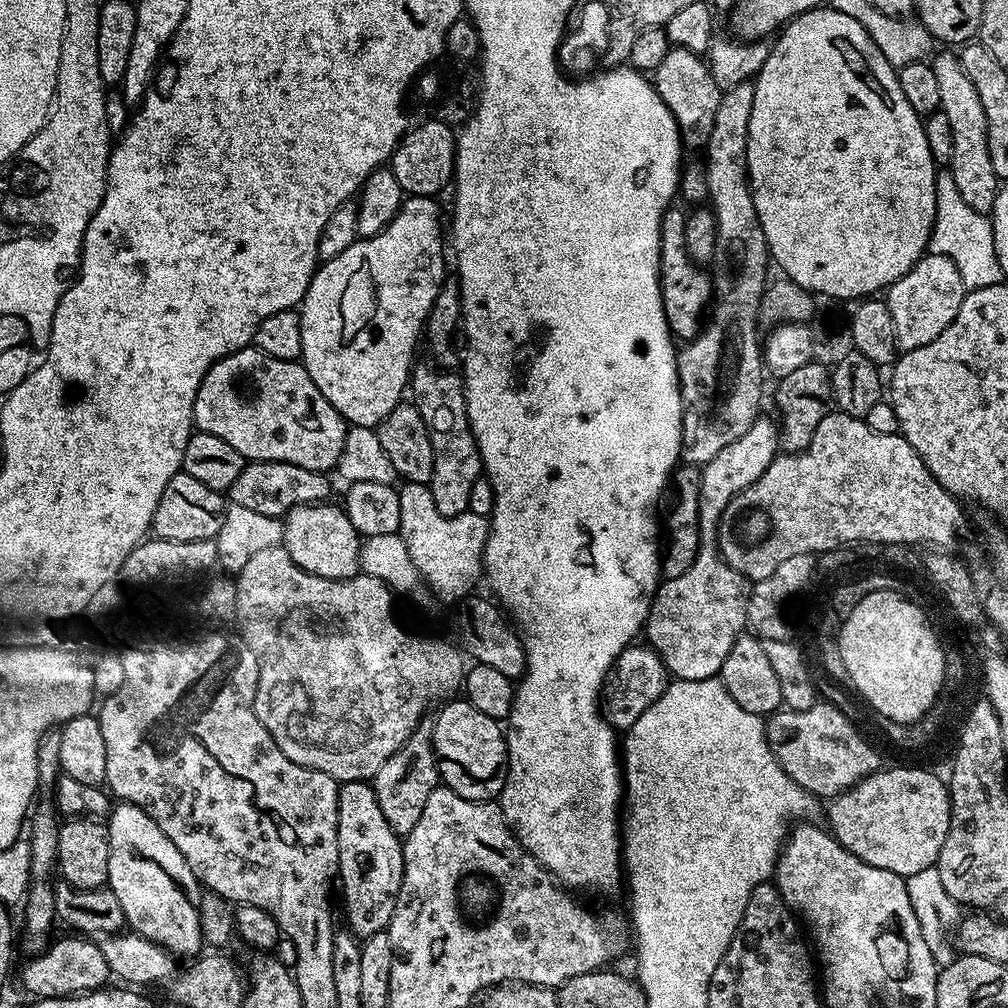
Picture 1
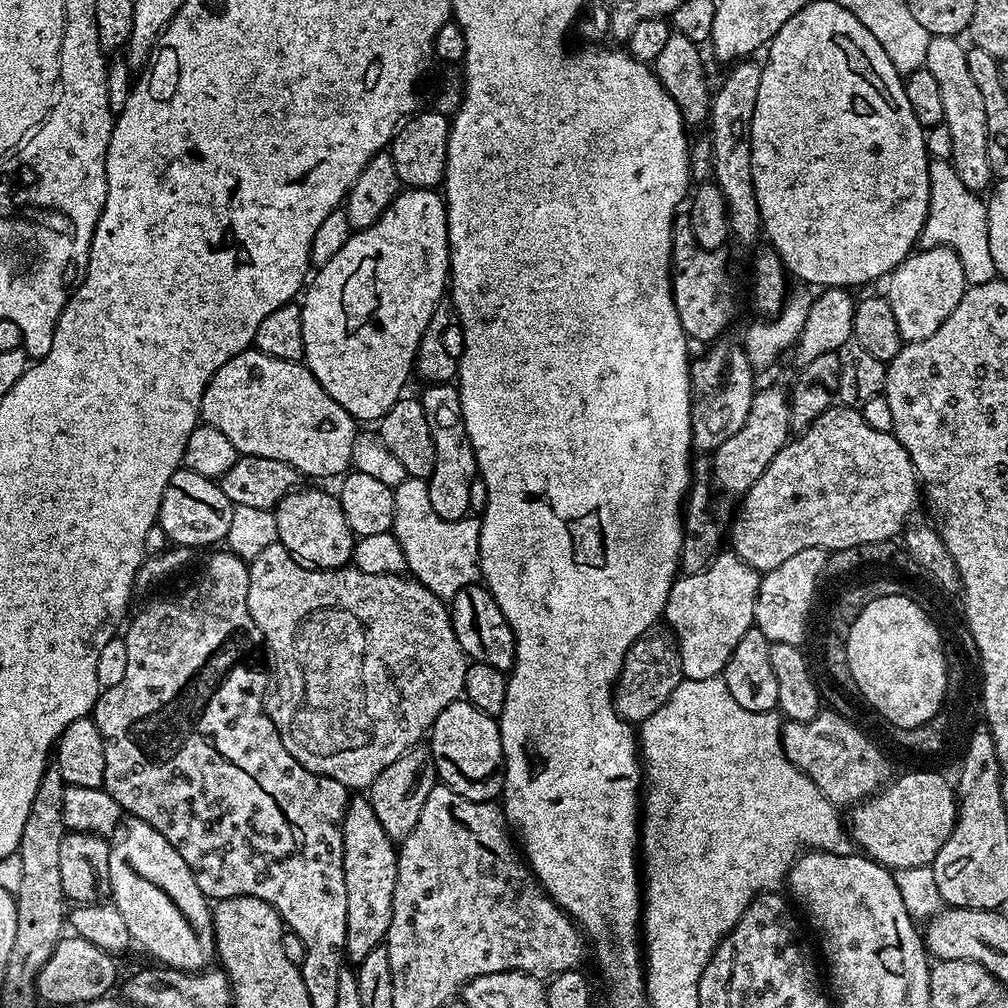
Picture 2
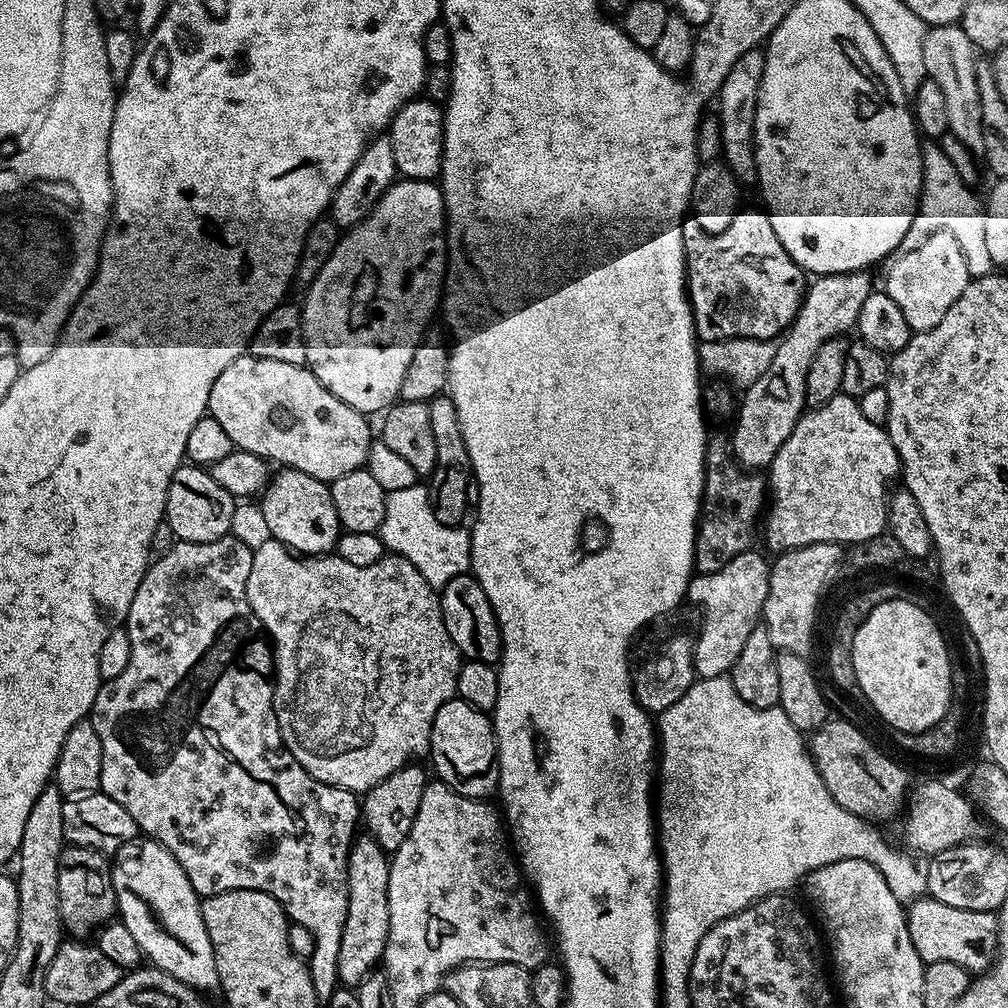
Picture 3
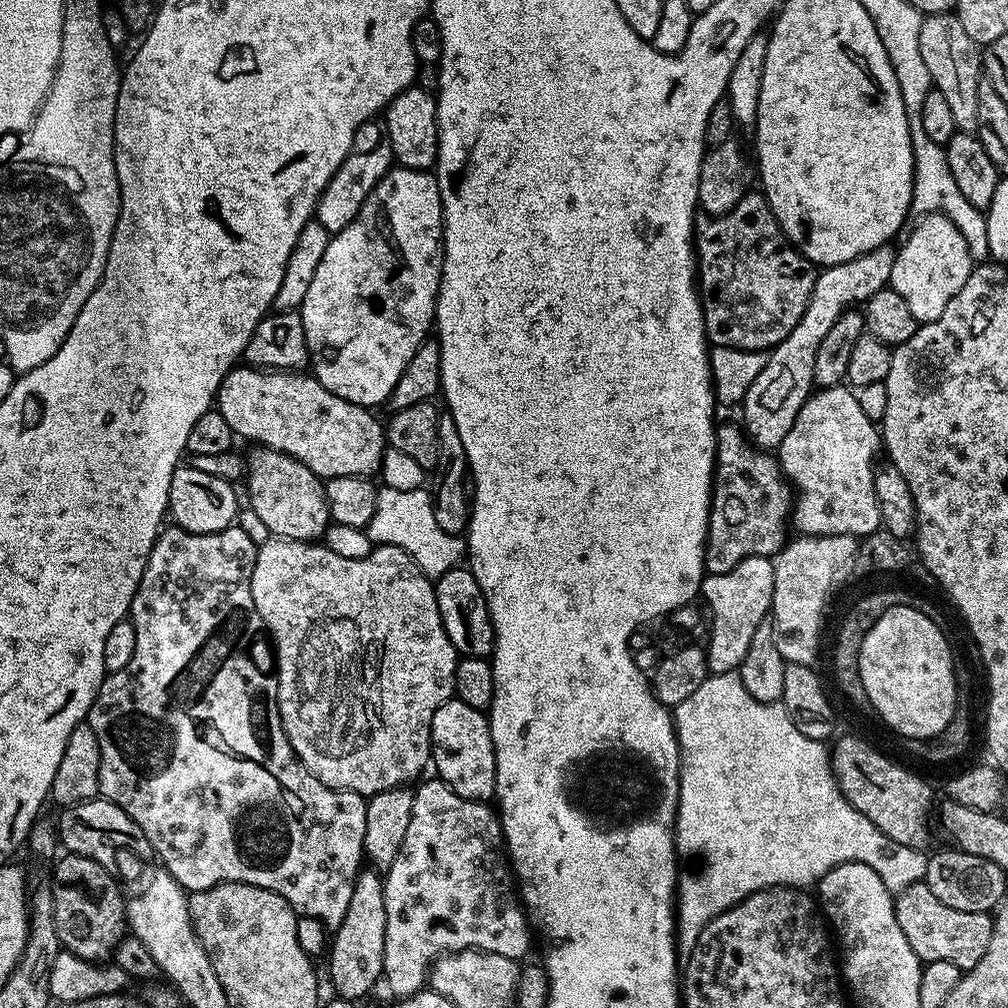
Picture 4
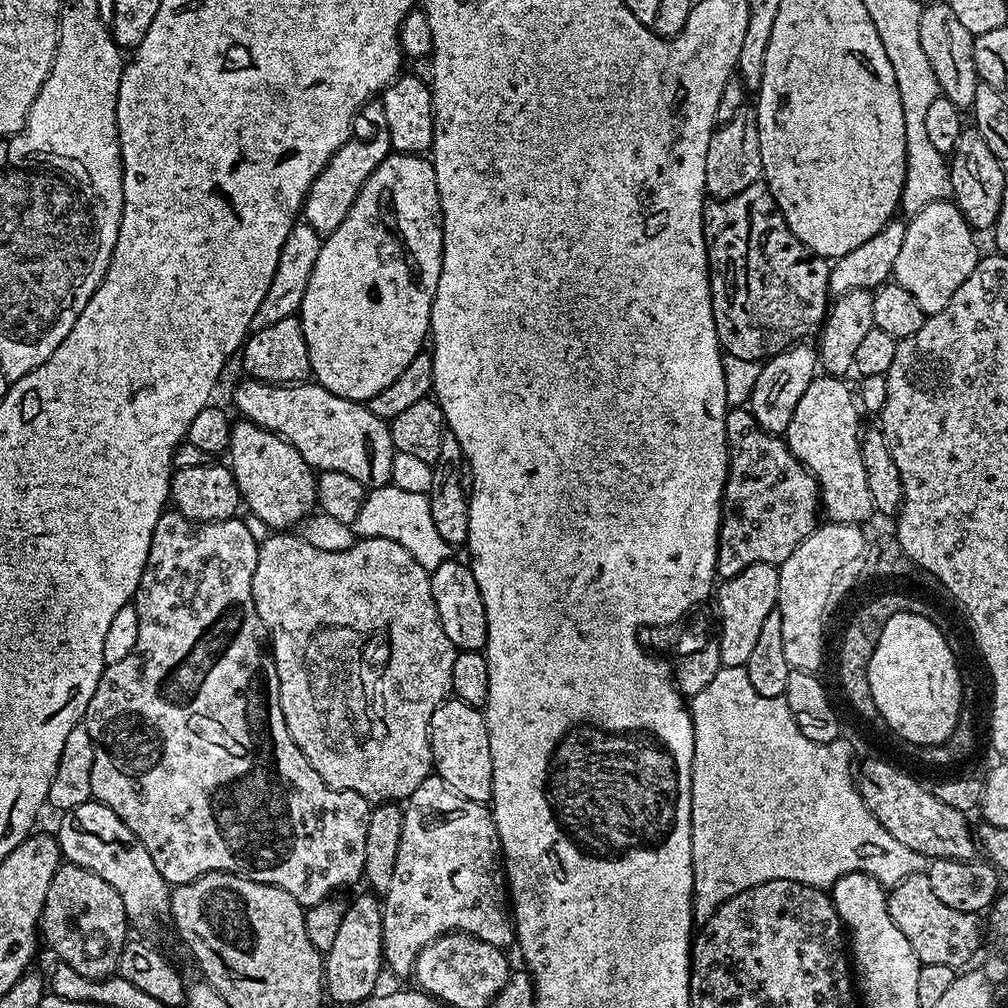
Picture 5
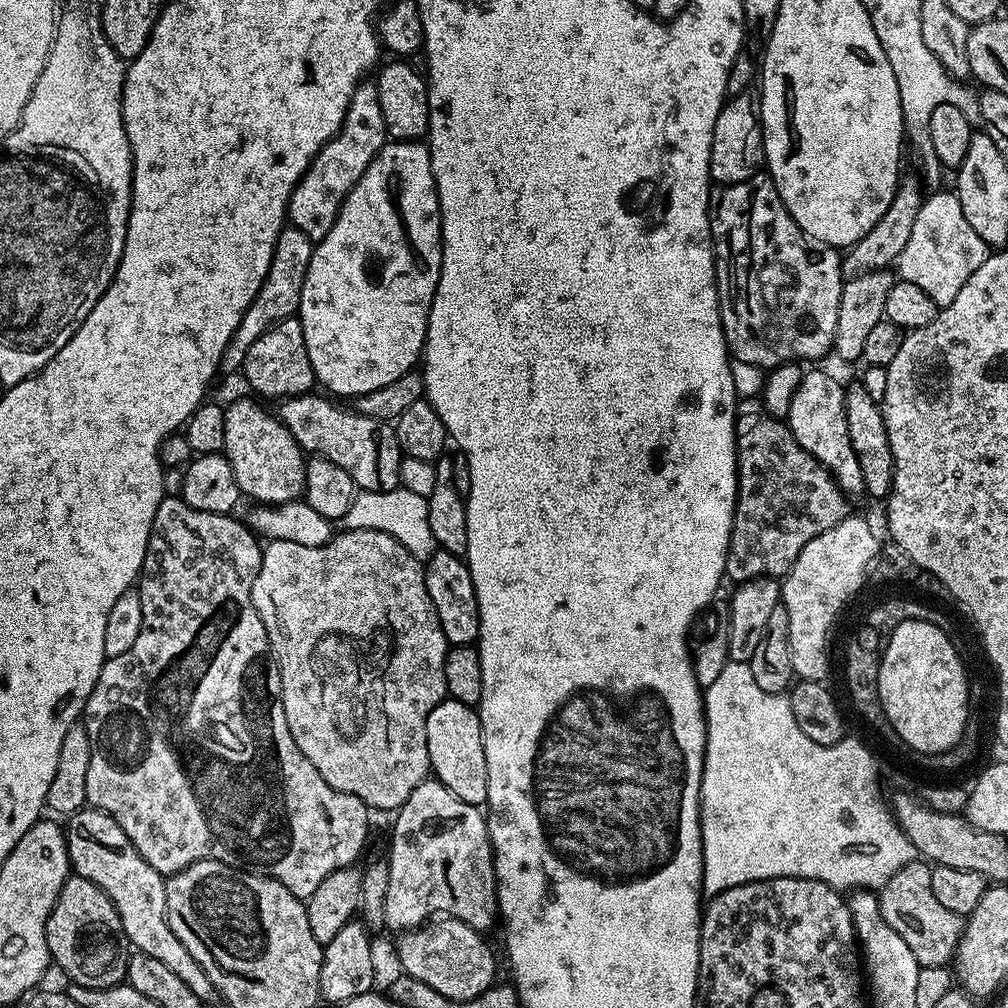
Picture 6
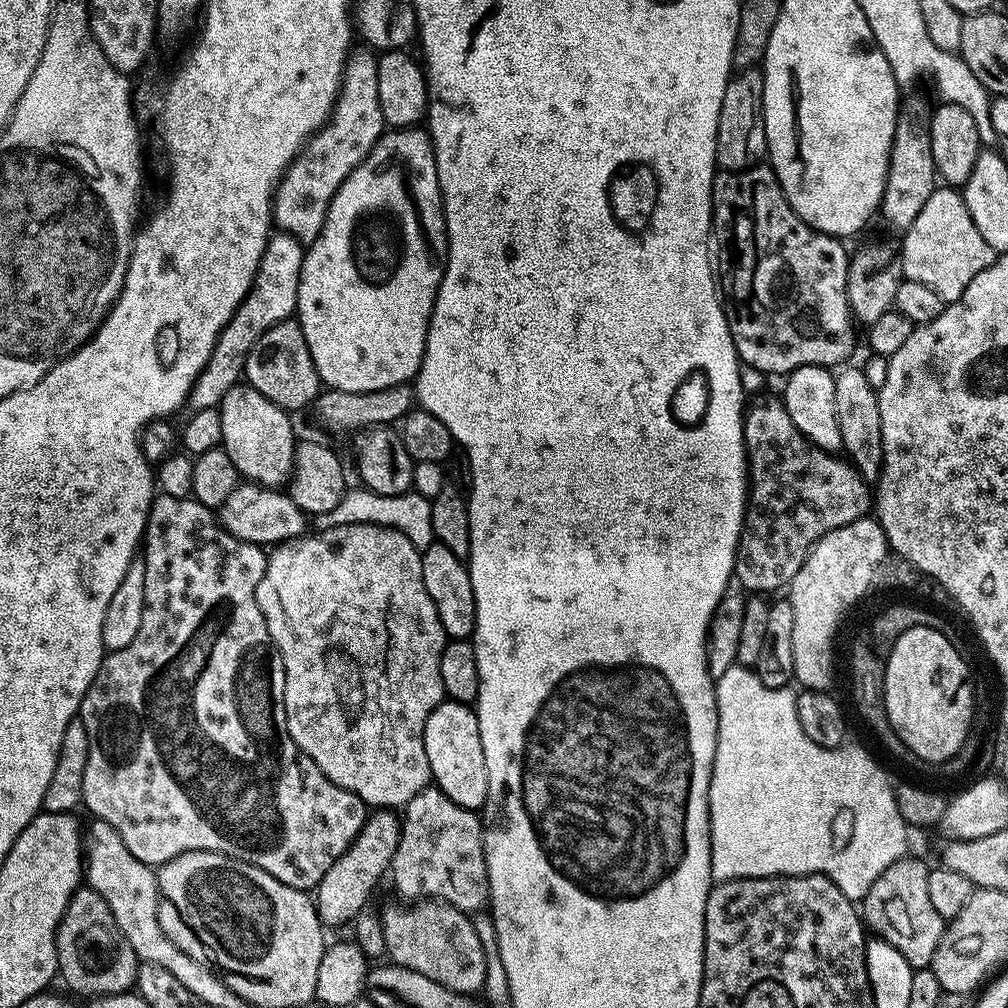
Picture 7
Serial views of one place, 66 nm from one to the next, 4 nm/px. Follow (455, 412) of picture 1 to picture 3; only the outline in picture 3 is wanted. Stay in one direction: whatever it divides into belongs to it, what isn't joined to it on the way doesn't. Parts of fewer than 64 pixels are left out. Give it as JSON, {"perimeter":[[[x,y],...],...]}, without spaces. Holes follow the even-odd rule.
{"perimeter":[[[441,394],[427,403],[430,410],[430,427],[434,433],[434,446],[438,449],[438,462],[434,462],[434,470],[427,485],[430,502],[434,510],[434,518],[443,524],[463,525],[464,515],[469,515],[470,505],[466,500],[466,486],[472,479],[472,463],[466,450],[466,442],[462,438],[462,426],[458,426],[458,410],[451,396]]]}

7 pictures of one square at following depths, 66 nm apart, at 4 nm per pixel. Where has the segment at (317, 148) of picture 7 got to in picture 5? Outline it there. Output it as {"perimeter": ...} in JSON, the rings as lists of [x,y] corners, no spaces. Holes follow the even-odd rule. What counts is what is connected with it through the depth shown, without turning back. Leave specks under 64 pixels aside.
{"perimeter":[[[380,103],[365,104],[360,110],[359,119],[365,120],[370,127],[376,129],[365,140],[350,138],[346,141],[332,155],[330,162],[318,174],[318,178],[314,178],[304,199],[303,223],[309,224],[322,238],[334,234],[334,230],[338,230],[338,226],[342,226],[342,222],[346,222],[346,218],[350,214],[350,206],[354,206],[354,198],[358,198],[366,178],[370,178],[370,174],[374,174],[376,167],[392,152],[390,134],[386,126],[386,114]]]}

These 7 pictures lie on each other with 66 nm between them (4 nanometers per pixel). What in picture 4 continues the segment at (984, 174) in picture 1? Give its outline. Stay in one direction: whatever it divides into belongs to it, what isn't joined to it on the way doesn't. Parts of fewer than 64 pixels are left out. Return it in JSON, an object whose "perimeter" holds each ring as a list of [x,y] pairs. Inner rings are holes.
{"perimeter":[[[939,12],[924,16],[918,30],[918,51],[922,53],[922,62],[926,62],[926,70],[930,70],[933,89],[940,92],[950,105],[957,129],[975,133],[978,129],[978,86],[982,79],[981,49],[970,38],[970,34],[966,34],[956,15]]]}

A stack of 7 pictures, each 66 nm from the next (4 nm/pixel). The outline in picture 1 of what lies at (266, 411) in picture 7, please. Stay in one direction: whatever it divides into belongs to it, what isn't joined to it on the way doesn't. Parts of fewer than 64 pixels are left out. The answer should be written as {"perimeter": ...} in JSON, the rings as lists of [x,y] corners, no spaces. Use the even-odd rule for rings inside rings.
{"perimeter":[[[332,502],[319,504],[299,504],[294,506],[282,517],[284,536],[282,547],[294,558],[294,562],[302,570],[306,570],[315,576],[330,578],[331,580],[351,580],[360,572],[360,545],[361,535],[351,525],[350,518],[344,512],[343,507],[332,505]]]}

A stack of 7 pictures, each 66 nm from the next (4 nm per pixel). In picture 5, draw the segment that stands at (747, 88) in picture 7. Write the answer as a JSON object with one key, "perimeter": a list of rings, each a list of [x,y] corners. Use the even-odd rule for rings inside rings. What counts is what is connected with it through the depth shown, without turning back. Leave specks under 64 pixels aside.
{"perimeter":[[[745,106],[730,118],[730,122],[719,125],[710,138],[710,146],[706,146],[706,186],[705,193],[712,200],[729,200],[734,194],[742,194],[746,186],[761,183],[762,146],[756,125],[756,109]]]}

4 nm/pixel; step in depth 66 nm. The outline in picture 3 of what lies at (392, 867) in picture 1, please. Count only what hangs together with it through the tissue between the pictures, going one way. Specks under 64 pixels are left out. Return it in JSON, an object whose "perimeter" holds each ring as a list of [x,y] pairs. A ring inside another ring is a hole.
{"perimeter":[[[367,834],[357,835],[348,855],[348,905],[346,926],[342,926],[342,950],[338,950],[338,978],[344,986],[359,986],[367,976],[377,971],[383,961],[386,942],[390,934],[390,856]]]}

